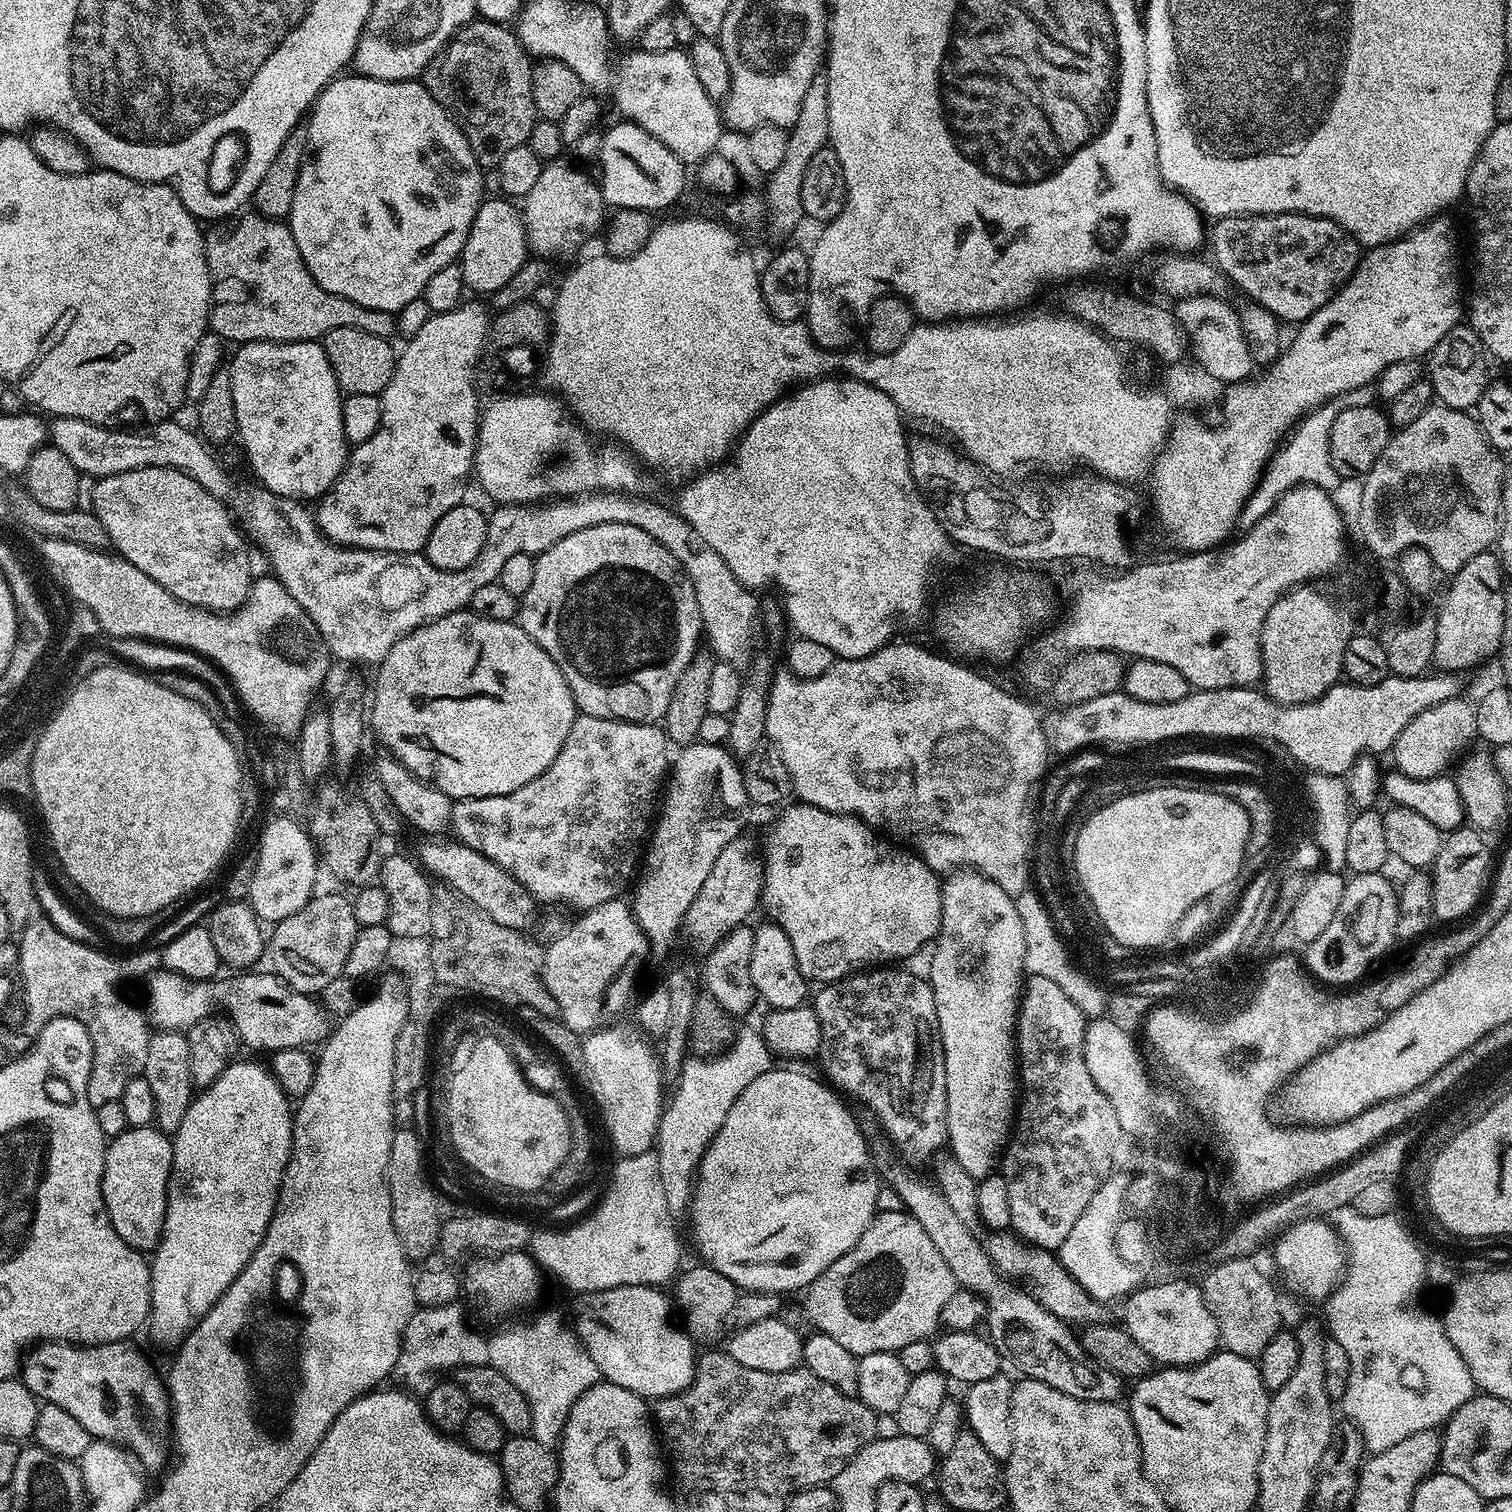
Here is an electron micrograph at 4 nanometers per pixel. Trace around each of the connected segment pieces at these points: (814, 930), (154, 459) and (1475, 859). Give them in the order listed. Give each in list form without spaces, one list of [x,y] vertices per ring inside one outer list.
[[[792,802],[783,809],[784,813],[772,824],[764,844],[762,840],[762,859],[764,862],[764,888],[762,891],[762,908],[769,912],[771,923],[782,926],[786,930],[786,938],[790,938],[790,946],[794,946],[794,958],[809,982],[820,980],[821,985],[843,980],[857,972],[875,969],[877,966],[888,966],[893,962],[907,961],[909,956],[921,951],[935,941],[940,932],[942,918],[941,877],[915,852],[904,846],[897,846],[891,839],[885,838],[877,829],[865,824],[858,816],[843,816],[822,810],[818,806]]]
[[[54,416],[47,421],[46,427],[51,447],[62,450],[70,462],[80,471],[81,476],[113,476],[126,470],[139,468],[173,468],[198,482],[202,490],[210,490],[214,498],[232,506],[240,492],[232,481],[232,476],[216,461],[211,447],[202,439],[199,431],[183,428],[169,418],[153,423],[149,432],[119,432],[103,423],[69,416]]]
[[[1461,826],[1451,829],[1441,839],[1436,859],[1430,865],[1432,915],[1437,921],[1463,921],[1481,903],[1494,868],[1494,852],[1492,856],[1487,842],[1480,836],[1483,835],[1477,829]]]

